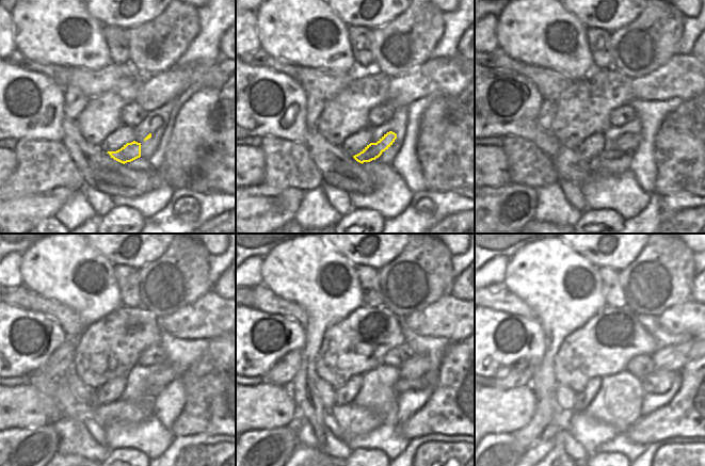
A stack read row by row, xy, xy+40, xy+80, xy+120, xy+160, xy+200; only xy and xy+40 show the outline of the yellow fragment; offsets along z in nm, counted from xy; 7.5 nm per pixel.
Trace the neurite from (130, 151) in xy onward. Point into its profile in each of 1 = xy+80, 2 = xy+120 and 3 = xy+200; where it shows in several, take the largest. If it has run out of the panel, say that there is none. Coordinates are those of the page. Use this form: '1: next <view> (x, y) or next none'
1: next xy+80 (629, 142)
2: next xy+120 (155, 384)
3: next xy+200 (673, 357)

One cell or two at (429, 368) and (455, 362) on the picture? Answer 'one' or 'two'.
two

